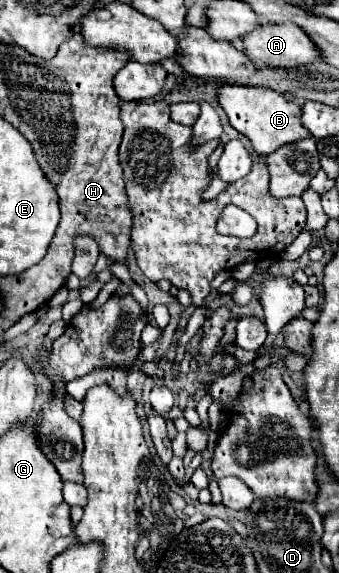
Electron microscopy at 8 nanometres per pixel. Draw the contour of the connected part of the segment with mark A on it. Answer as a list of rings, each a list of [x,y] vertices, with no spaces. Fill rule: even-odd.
[[[261,22],[253,32],[245,34],[243,40],[243,52],[247,54],[247,58],[251,62],[257,64],[265,64],[269,68],[299,68],[305,66],[313,60],[319,58],[319,52],[315,48],[315,44],[311,42],[311,38],[293,22],[283,22],[283,24],[269,24],[269,22]]]

